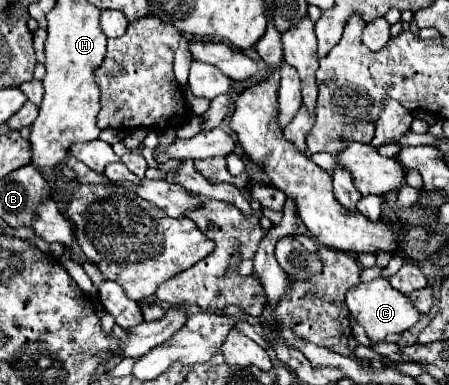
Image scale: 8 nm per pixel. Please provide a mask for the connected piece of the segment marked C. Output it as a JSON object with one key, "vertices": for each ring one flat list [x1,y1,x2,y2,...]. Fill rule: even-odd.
{"vertices":[[379,276,371,282,361,282,355,288,351,288,345,294,345,304,353,318,365,328,369,340,373,342,385,342,389,334,401,334,407,328,411,328,419,320,419,312,413,308,407,296,403,296,399,290,395,290,387,278]]}

